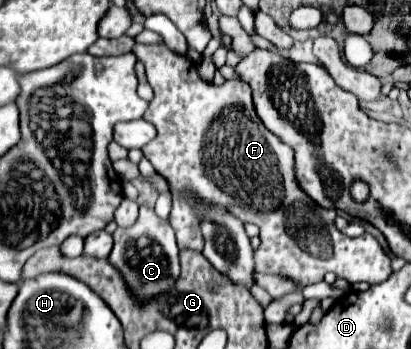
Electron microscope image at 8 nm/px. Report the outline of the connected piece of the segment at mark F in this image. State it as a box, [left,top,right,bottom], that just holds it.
[133,44,391,290]

